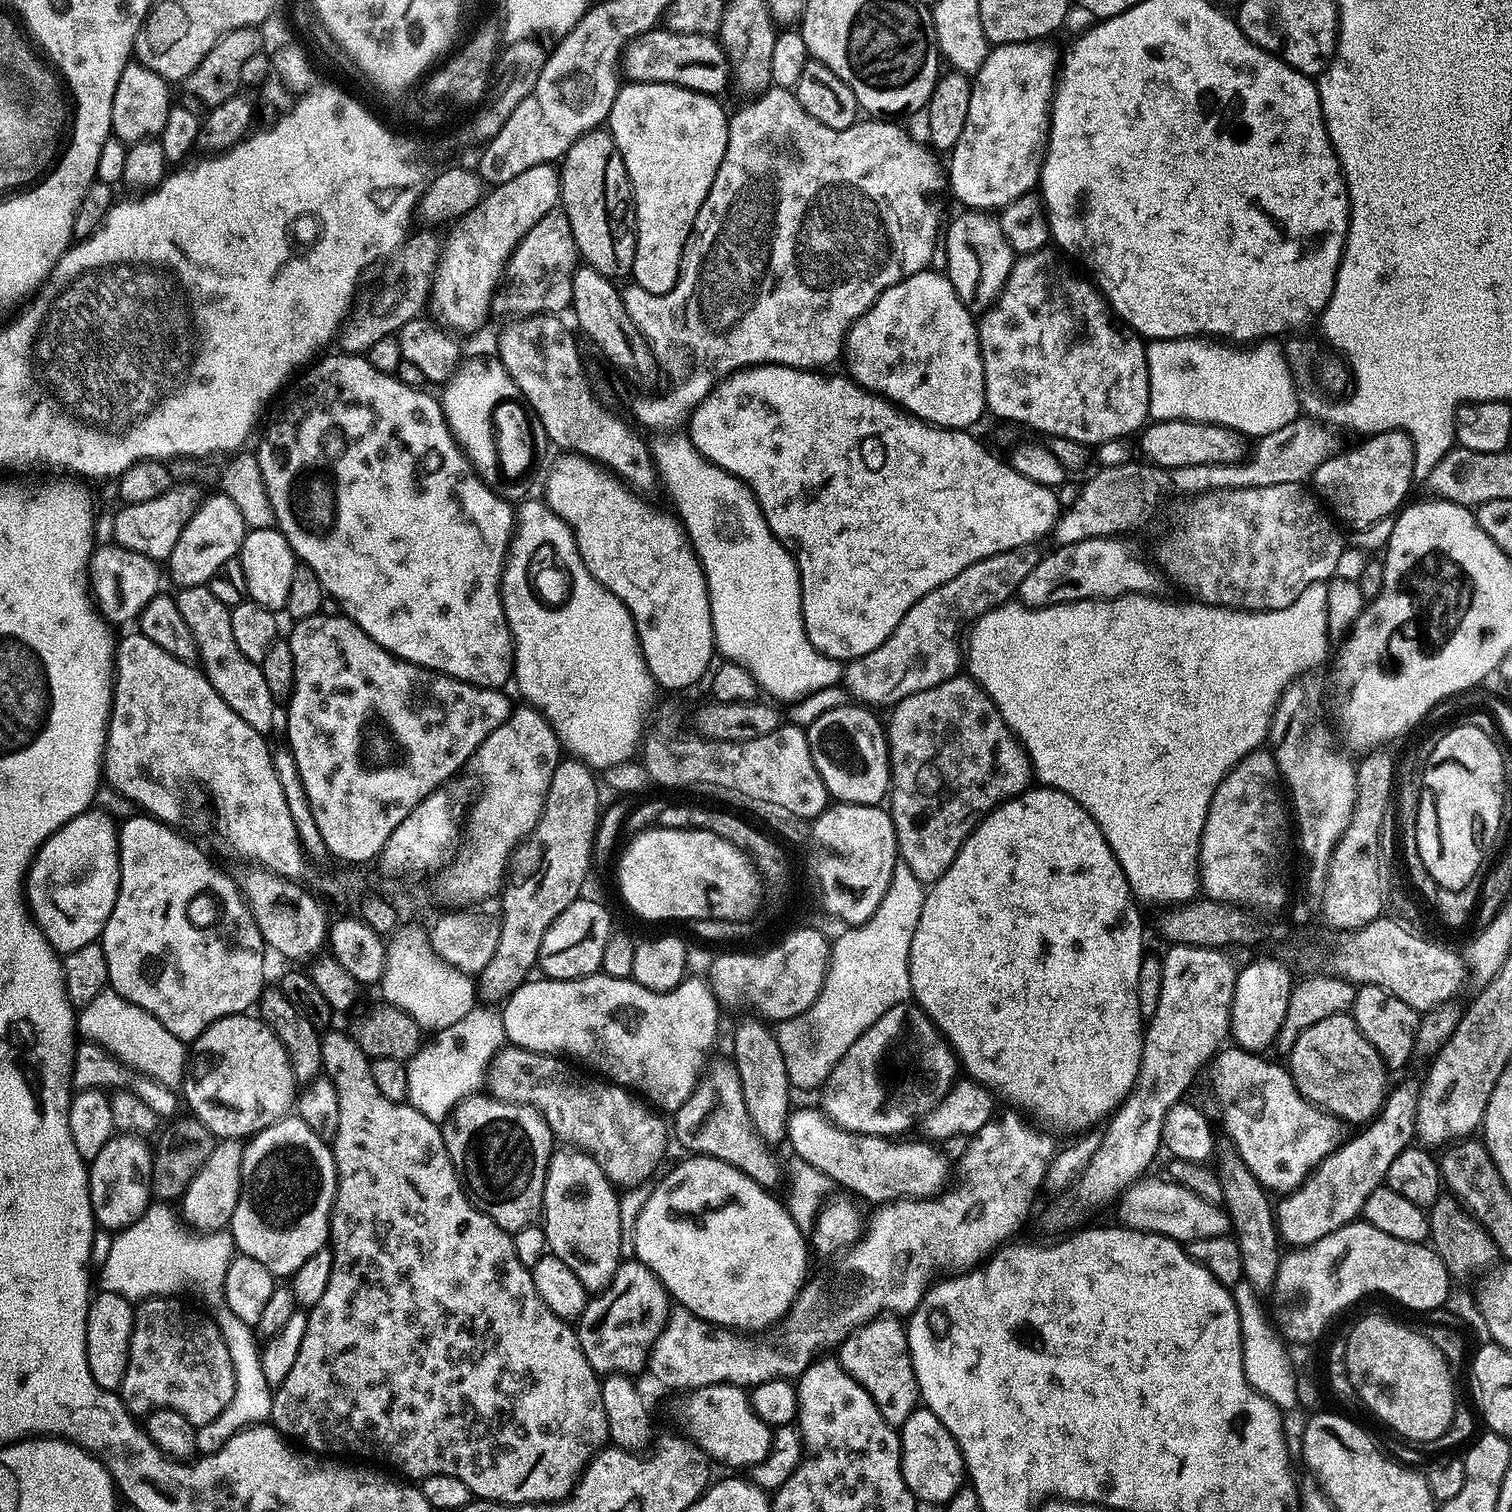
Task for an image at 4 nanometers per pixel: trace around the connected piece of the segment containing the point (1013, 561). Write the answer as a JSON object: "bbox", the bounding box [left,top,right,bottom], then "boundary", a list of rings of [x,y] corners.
{"bbox":[842,550,1034,706],"boundary":[[[1024,550],[1003,552],[997,556],[974,562],[974,566],[966,566],[966,570],[962,570],[962,574],[950,578],[950,582],[930,590],[930,594],[926,594],[918,602],[914,602],[914,606],[910,606],[910,610],[906,610],[902,622],[898,622],[898,626],[892,631],[890,638],[886,638],[886,642],[882,642],[882,646],[870,650],[870,654],[857,656],[847,661],[842,672],[842,684],[848,687],[849,694],[856,699],[853,701],[864,706],[876,706],[872,704],[894,706],[898,701],[905,700],[910,694],[930,690],[934,686],[946,682],[951,676],[957,675],[962,668],[962,640],[959,640],[956,635],[964,627],[965,631],[969,625],[990,610],[1009,603],[1019,593],[1022,578],[1026,578],[1026,574],[1030,574],[1034,570],[1034,560],[1031,560],[1027,556],[1028,554]]]}

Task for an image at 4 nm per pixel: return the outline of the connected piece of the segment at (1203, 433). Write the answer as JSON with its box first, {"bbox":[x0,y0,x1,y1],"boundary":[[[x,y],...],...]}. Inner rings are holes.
{"bbox":[1138,420,1250,470],"boundary":[[[1161,420],[1149,423],[1139,433],[1138,439],[1139,449],[1141,451],[1143,449],[1149,456],[1147,459],[1160,470],[1165,470],[1164,468],[1177,470],[1203,464],[1238,464],[1245,459],[1250,448],[1249,441],[1241,432],[1218,424],[1192,420]]]}

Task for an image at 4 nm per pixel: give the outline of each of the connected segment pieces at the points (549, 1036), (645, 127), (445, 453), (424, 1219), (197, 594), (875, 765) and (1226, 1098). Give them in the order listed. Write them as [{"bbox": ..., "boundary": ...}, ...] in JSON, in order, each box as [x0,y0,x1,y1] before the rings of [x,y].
[{"bbox":[503,975,722,1114],"boundary":[[[596,975],[577,980],[536,979],[529,979],[503,1001],[504,1035],[509,1045],[529,1048],[531,1052],[559,1054],[569,1061],[577,1060],[572,1061],[577,1065],[589,1064],[596,1071],[593,1073],[607,1078],[611,1083],[635,1090],[646,1098],[649,1105],[664,1114],[678,1111],[687,1102],[688,1095],[696,1088],[696,1071],[709,1051],[704,1044],[711,1049],[708,1036],[716,1036],[712,1033],[712,1020],[719,1024],[722,1020],[720,1010],[712,1012],[716,998],[708,1000],[711,987],[704,992],[706,988],[700,988],[700,982],[689,984],[685,978],[680,981],[684,988],[677,986],[680,992],[676,990],[676,996],[669,992],[648,996],[646,986],[639,984],[637,988],[632,988],[635,980],[631,978],[626,984],[620,984],[622,977],[609,976],[606,980],[600,980]]]},{"bbox":[606,82,730,296],"boundary":[[[628,82],[615,93],[612,112],[606,119],[614,142],[624,155],[628,181],[632,184],[636,253],[630,276],[631,279],[636,279],[633,280],[635,287],[655,296],[665,296],[678,282],[680,263],[694,226],[694,218],[698,218],[698,210],[702,210],[706,194],[710,194],[710,186],[728,149],[730,120],[727,115],[724,117],[724,108],[716,100],[719,99],[713,98],[707,92],[679,88],[676,84]]]},{"bbox":[258,355,514,689],"boundary":[[[321,355],[315,363],[305,367],[295,377],[296,381],[291,381],[292,389],[290,384],[283,393],[285,396],[280,404],[280,413],[277,414],[276,421],[269,426],[268,433],[260,444],[260,450],[258,449],[261,477],[276,515],[275,527],[279,528],[290,542],[297,557],[303,563],[309,564],[318,574],[325,593],[339,602],[343,615],[356,623],[371,640],[378,642],[387,652],[399,656],[402,660],[408,660],[411,664],[431,668],[433,672],[442,672],[456,680],[477,684],[479,688],[503,689],[503,684],[507,680],[509,683],[514,676],[514,645],[512,631],[508,628],[504,607],[500,601],[501,561],[505,559],[506,552],[503,547],[492,552],[492,520],[497,520],[500,524],[508,520],[509,523],[514,516],[513,505],[503,496],[497,496],[495,491],[476,475],[472,465],[468,463],[468,457],[453,440],[452,431],[448,429],[444,418],[441,401],[437,397],[435,400],[428,390],[406,386],[396,379],[395,375],[374,370],[367,355],[335,355]]]},{"bbox":[271,1030,609,1504],"boundary":[[[328,1030],[323,1033],[320,1041],[322,1050],[322,1072],[330,1082],[333,1083],[334,1090],[338,1096],[338,1128],[334,1139],[331,1141],[332,1157],[336,1160],[336,1199],[330,1217],[330,1251],[332,1253],[332,1269],[330,1270],[330,1282],[326,1282],[326,1291],[322,1293],[322,1298],[308,1312],[306,1322],[306,1334],[302,1338],[302,1346],[298,1350],[298,1358],[294,1358],[294,1366],[290,1366],[290,1374],[286,1374],[286,1382],[282,1382],[279,1388],[275,1389],[272,1397],[271,1423],[277,1432],[285,1437],[297,1436],[301,1440],[301,1445],[315,1450],[317,1453],[324,1454],[329,1448],[329,1453],[349,1452],[352,1456],[373,1456],[376,1460],[389,1460],[400,1472],[405,1472],[407,1479],[412,1482],[423,1482],[427,1476],[434,1474],[450,1474],[454,1478],[462,1478],[466,1486],[470,1486],[473,1497],[482,1500],[496,1500],[499,1504],[531,1504],[533,1502],[560,1502],[572,1495],[578,1481],[583,1477],[584,1469],[592,1461],[592,1457],[597,1455],[609,1443],[606,1410],[603,1408],[601,1389],[601,1377],[590,1366],[586,1354],[580,1345],[580,1338],[577,1329],[569,1321],[556,1316],[546,1306],[546,1302],[540,1300],[540,1295],[536,1289],[536,1283],[532,1281],[532,1273],[522,1262],[518,1262],[518,1250],[514,1250],[512,1236],[505,1232],[493,1222],[492,1219],[470,1199],[457,1171],[456,1165],[452,1162],[452,1156],[444,1145],[444,1134],[441,1125],[437,1121],[426,1118],[416,1108],[407,1102],[391,1100],[378,1090],[378,1085],[374,1082],[372,1073],[372,1060],[368,1055],[357,1046],[347,1031],[336,1032]]]},{"bbox":[175,586,278,734],"boundary":[[[207,586],[180,588],[175,598],[182,619],[186,621],[186,626],[190,626],[190,634],[194,634],[199,667],[214,690],[224,699],[226,706],[230,706],[230,710],[246,722],[246,726],[254,726],[254,730],[265,734],[271,733],[276,724],[278,703],[266,686],[261,665],[246,658],[246,654],[238,650],[238,642],[234,642],[234,626],[230,626],[231,607],[218,602]]]},{"bbox":[807,706,890,804],"boundary":[[[852,706],[856,708],[832,708],[829,712],[824,712],[812,725],[807,725],[808,745],[810,746],[810,758],[814,758],[814,766],[818,766],[818,774],[822,782],[828,788],[829,797],[846,804],[875,804],[881,803],[880,799],[887,797],[890,792],[890,761],[888,759],[888,738],[886,735],[885,725],[882,720],[875,716],[875,711],[869,710],[864,706]]]},{"bbox":[1214,1047,1340,1194],"boundary":[[[1225,1047],[1214,1060],[1216,1088],[1220,1094],[1220,1102],[1224,1106],[1224,1126],[1232,1135],[1231,1143],[1238,1151],[1241,1162],[1249,1168],[1250,1173],[1265,1190],[1272,1194],[1294,1192],[1312,1176],[1332,1152],[1337,1150],[1336,1139],[1340,1136],[1340,1128],[1336,1124],[1339,1123],[1315,1107],[1311,1100],[1301,1096],[1287,1067],[1279,1068],[1278,1065],[1263,1060],[1263,1055],[1249,1052],[1245,1048],[1231,1047]]]}]

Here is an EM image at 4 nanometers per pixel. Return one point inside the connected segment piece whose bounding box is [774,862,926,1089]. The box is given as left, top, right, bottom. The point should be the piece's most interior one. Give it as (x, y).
(868, 973)

